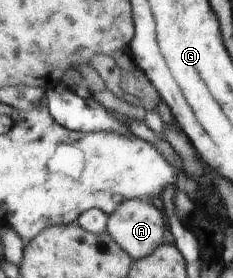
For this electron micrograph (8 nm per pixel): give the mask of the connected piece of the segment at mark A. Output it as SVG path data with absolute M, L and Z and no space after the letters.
M126 200L110 214L107 232L136 261L156 252L164 244L166 222L164 214L154 206L154 200Z

